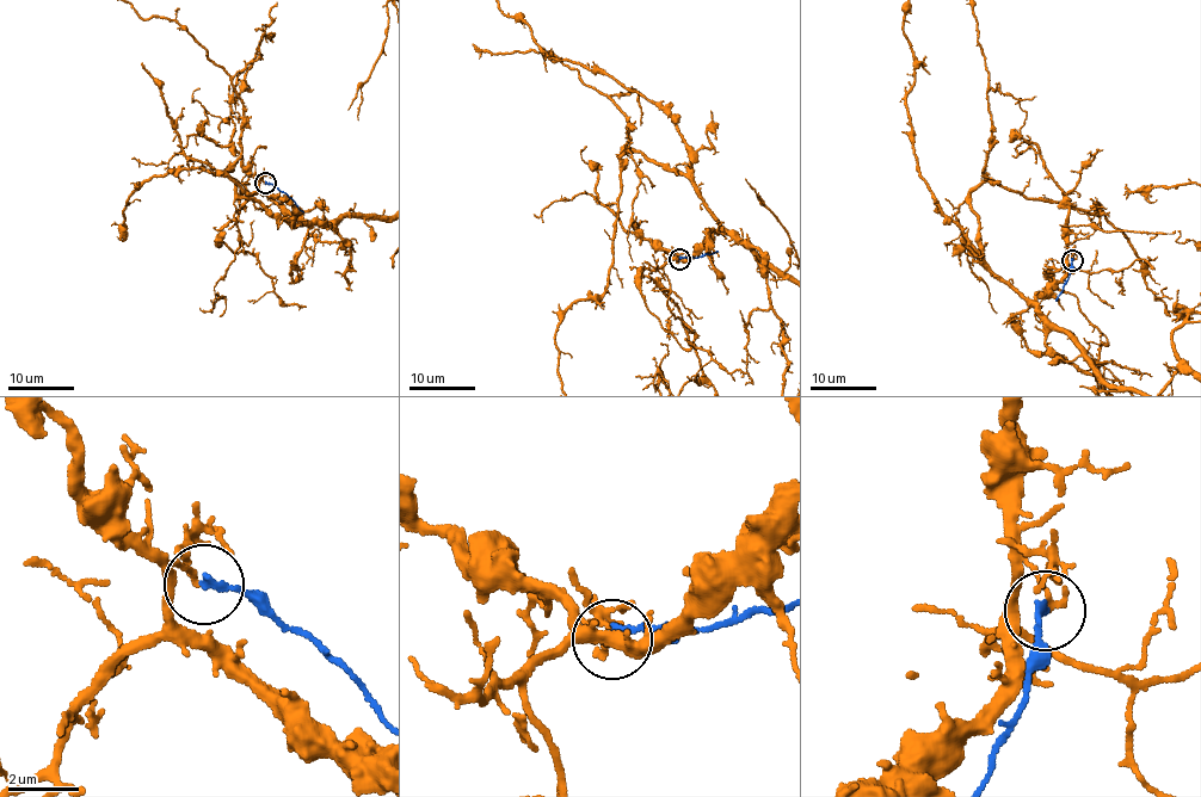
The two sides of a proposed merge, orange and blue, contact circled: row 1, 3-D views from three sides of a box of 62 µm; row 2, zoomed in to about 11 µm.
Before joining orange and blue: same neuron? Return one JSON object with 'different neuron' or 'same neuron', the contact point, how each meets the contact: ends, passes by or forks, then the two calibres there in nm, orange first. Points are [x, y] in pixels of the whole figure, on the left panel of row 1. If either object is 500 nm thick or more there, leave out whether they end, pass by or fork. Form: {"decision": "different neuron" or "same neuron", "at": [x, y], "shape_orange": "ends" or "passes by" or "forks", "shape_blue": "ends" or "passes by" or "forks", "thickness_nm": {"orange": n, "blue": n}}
{"decision": "different neuron", "at": [265, 183], "shape_orange": "passes by", "shape_blue": "ends", "thickness_nm": {"orange": 120, "blue": 170}}

